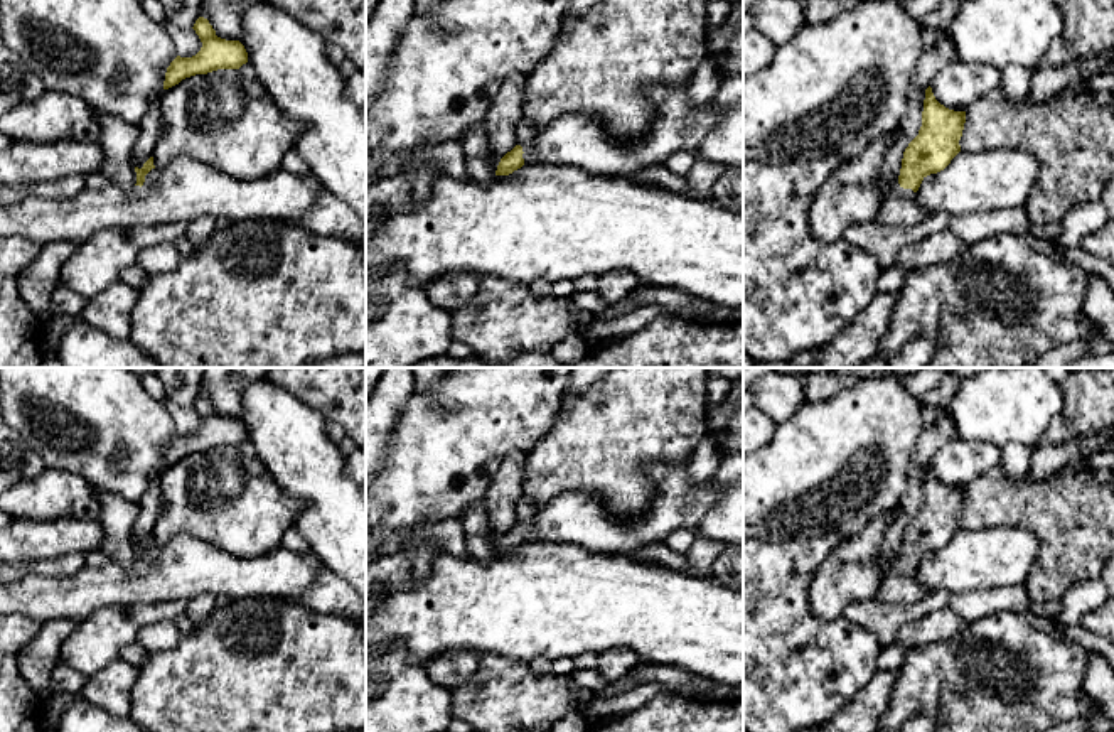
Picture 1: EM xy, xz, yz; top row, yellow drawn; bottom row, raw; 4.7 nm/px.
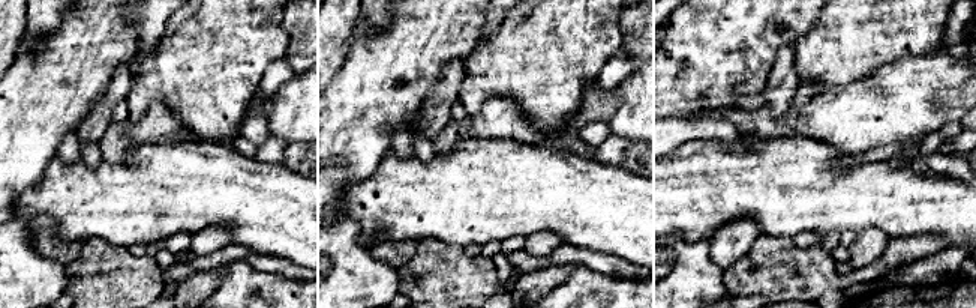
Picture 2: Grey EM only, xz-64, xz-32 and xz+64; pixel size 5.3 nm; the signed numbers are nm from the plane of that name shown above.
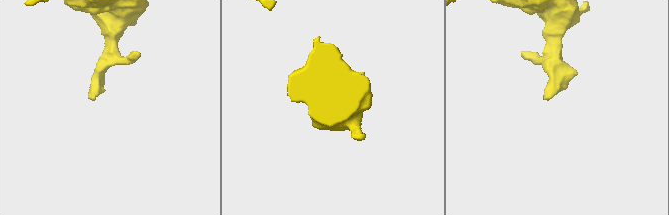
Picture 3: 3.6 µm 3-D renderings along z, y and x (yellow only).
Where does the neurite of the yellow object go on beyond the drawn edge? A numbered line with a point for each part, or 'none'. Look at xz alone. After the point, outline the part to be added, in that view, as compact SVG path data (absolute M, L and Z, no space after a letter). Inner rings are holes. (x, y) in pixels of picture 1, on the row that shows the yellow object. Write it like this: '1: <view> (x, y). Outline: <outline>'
1: xz (580, 140). Outline: M647 86L656 108L651 128L622 143L592 113L566 113L522 147L524 165L571 165L592 175L632 174L664 164L678 152L694 153L725 110L713 101L693 105L686 86Z

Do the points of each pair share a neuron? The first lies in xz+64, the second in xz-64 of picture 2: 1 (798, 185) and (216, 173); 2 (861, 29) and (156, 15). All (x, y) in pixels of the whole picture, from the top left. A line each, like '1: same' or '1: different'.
1: same
2: different

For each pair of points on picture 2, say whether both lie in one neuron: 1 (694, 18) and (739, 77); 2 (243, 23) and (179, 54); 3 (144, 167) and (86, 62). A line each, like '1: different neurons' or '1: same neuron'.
1: same neuron
2: same neuron
3: different neurons

